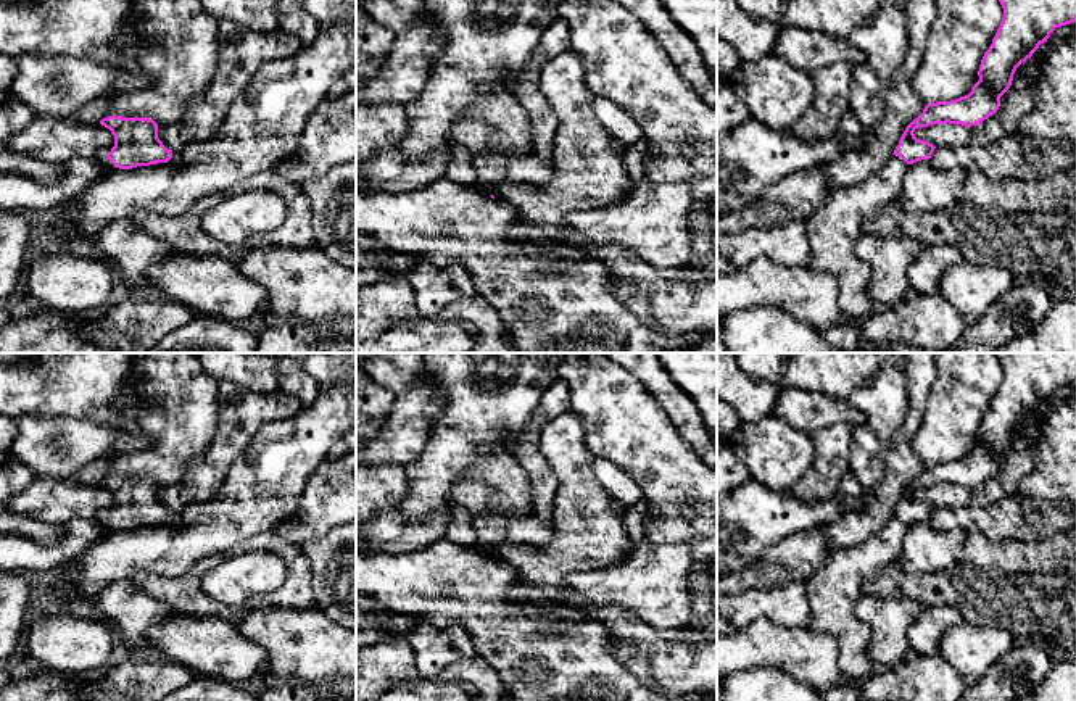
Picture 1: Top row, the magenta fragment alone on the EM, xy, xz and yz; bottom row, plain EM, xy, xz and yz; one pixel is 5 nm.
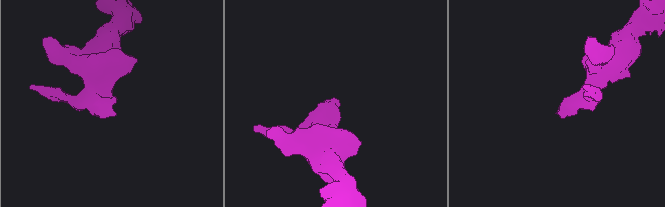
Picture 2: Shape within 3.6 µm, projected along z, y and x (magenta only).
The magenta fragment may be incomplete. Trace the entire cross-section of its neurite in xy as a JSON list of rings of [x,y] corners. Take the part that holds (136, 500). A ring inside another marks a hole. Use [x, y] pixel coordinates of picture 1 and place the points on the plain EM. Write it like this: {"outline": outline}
{"outline": [[[108,477],[100,485],[114,496],[114,508],[106,517],[114,529],[132,530],[158,524],[179,527],[182,524],[158,500],[158,485],[153,480]]]}

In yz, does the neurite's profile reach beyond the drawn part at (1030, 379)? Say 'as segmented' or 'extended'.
extended

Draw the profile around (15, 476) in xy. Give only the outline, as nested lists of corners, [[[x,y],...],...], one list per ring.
[[[0,451],[0,532],[27,535],[39,543],[53,546],[63,538],[63,525],[52,525],[32,517],[14,514],[10,498],[35,479],[35,474],[23,462],[13,459],[8,451]]]

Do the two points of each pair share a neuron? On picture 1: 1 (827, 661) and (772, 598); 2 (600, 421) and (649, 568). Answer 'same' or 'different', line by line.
1: different
2: different

